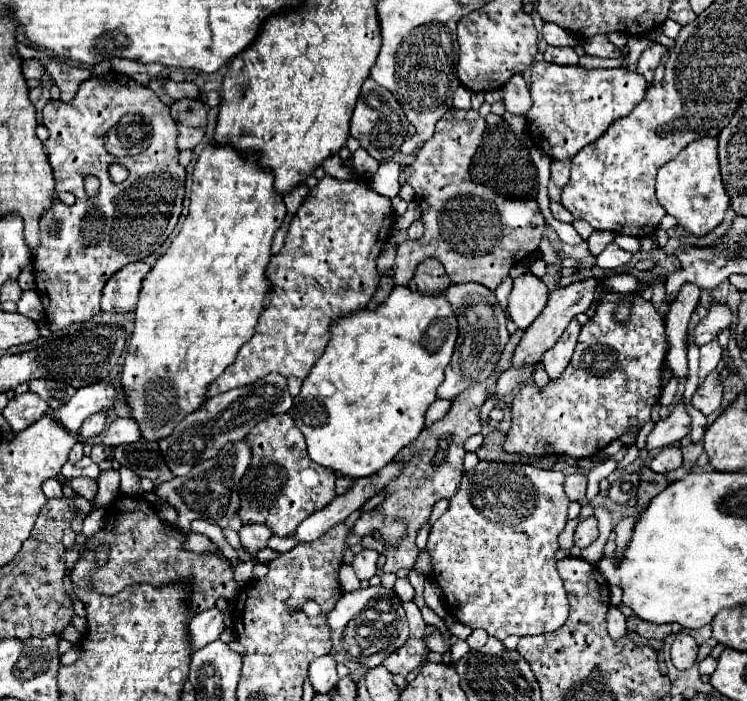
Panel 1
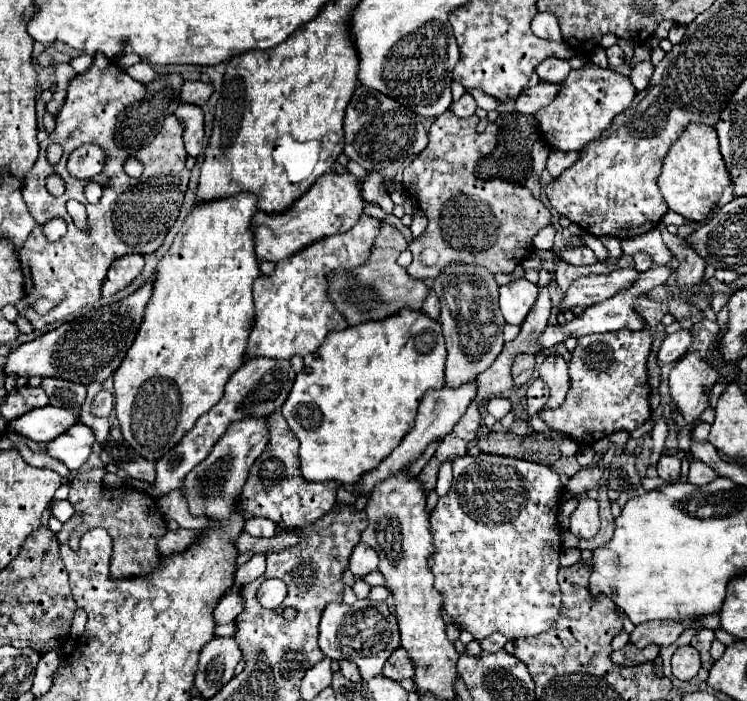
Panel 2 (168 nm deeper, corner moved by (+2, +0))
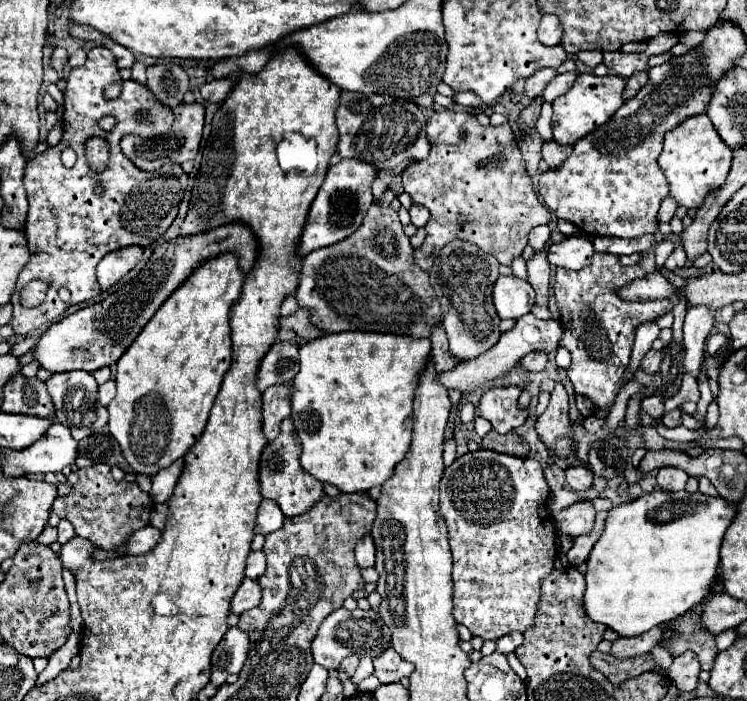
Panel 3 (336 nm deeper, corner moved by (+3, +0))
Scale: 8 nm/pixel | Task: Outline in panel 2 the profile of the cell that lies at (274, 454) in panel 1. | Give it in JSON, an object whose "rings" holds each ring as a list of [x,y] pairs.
{"rings":[[[274,411],[266,419],[266,423],[268,423],[270,439],[268,439],[268,445],[266,445],[264,453],[250,467],[250,477],[248,477],[248,481],[244,485],[244,491],[240,495],[240,511],[242,511],[244,519],[266,517],[266,519],[278,523],[280,529],[302,529],[302,527],[308,527],[310,523],[314,523],[320,517],[324,517],[336,505],[338,483],[336,481],[308,481],[308,479],[304,479],[302,471],[300,471],[300,459],[298,459],[298,439],[290,431],[284,415],[280,411]]]}

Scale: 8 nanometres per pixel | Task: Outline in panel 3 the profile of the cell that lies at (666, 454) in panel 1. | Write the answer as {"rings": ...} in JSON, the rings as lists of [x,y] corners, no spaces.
{"rings":[[[661,467],[657,473],[657,483],[663,491],[681,491],[685,489],[689,475],[677,467]]]}

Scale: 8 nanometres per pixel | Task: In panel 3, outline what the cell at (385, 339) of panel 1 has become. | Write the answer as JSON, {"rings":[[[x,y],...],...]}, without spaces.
{"rings":[[[347,331],[347,333],[329,333],[323,335],[319,339],[307,341],[301,349],[299,349],[299,357],[301,357],[301,369],[293,379],[293,395],[291,395],[291,403],[293,403],[293,423],[295,423],[295,431],[301,439],[303,445],[303,453],[301,453],[301,465],[307,473],[311,473],[315,479],[319,479],[321,483],[331,483],[335,485],[341,493],[365,493],[375,485],[383,485],[387,479],[393,477],[395,473],[395,465],[399,465],[405,457],[405,451],[409,451],[409,443],[411,443],[411,425],[413,425],[413,395],[415,395],[415,387],[417,387],[417,379],[419,373],[427,361],[431,353],[431,341],[429,339],[409,339],[405,335],[385,335],[385,333],[357,333],[357,331]]]}

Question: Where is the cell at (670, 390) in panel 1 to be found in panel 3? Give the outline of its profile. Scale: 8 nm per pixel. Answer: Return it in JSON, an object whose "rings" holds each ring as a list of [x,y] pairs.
{"rings":[[[649,351],[643,359],[641,359],[641,371],[645,371],[645,373],[655,373],[657,369],[659,369],[659,365],[661,365],[661,355],[663,355],[663,351]]]}

